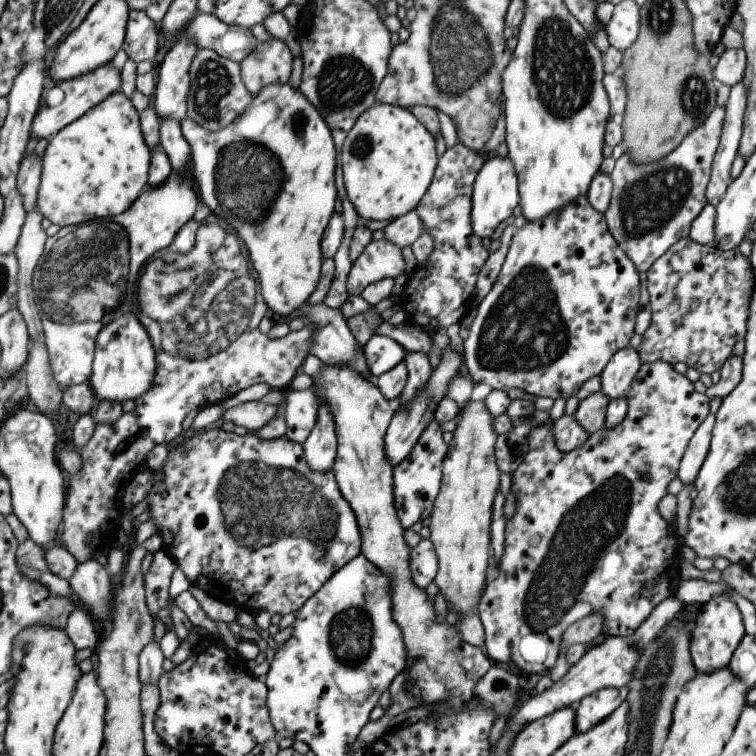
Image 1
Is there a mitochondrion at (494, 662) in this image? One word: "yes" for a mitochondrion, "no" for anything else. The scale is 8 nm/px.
no

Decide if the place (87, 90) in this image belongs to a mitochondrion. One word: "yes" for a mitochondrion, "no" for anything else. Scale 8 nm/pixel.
no

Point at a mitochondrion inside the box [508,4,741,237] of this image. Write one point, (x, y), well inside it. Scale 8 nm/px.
(563, 74)

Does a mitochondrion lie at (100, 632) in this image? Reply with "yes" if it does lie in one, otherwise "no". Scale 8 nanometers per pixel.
no

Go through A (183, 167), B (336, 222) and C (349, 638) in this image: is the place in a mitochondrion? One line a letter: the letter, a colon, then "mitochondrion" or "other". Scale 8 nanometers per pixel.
A: other
B: other
C: mitochondrion

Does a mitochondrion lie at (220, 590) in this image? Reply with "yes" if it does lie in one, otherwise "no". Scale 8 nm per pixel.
no

